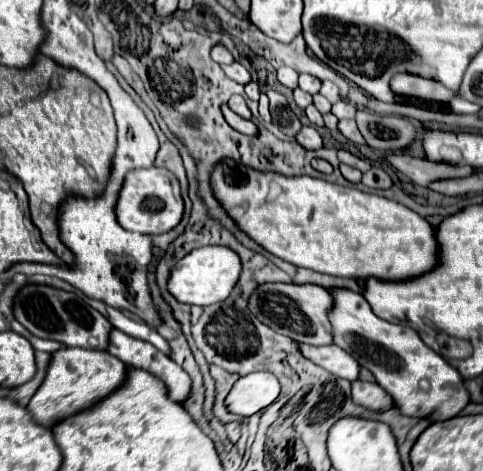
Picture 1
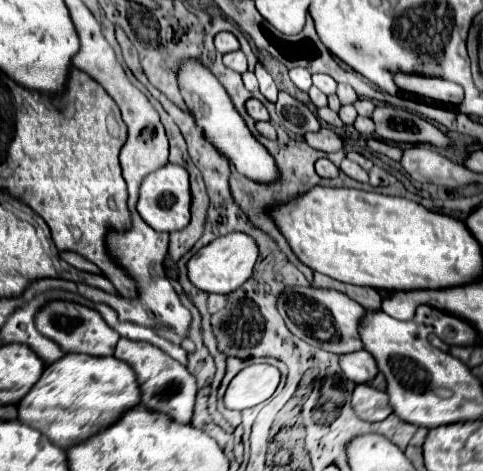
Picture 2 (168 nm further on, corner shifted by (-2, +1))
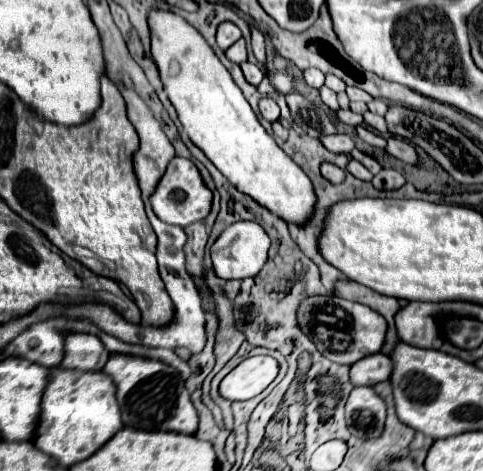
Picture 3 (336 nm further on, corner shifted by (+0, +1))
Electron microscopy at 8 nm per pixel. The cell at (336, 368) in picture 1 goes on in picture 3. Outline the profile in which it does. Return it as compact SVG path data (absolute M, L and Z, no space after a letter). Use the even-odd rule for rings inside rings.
M382 352L366 356L350 366L350 382L354 386L374 386L390 376L390 358Z

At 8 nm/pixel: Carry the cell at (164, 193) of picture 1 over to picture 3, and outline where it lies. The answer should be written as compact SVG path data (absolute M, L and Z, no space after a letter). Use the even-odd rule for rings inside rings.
M172 158L164 176L160 178L156 190L150 196L150 206L154 210L154 214L172 226L182 226L186 228L188 224L202 220L208 216L210 212L210 204L212 204L212 192L204 186L198 168L186 160L186 158Z

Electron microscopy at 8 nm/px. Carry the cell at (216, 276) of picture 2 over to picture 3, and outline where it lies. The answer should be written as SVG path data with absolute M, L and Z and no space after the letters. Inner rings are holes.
M236 222L228 226L210 248L214 274L222 280L244 280L244 278L256 276L268 258L268 248L270 248L270 238L260 224Z

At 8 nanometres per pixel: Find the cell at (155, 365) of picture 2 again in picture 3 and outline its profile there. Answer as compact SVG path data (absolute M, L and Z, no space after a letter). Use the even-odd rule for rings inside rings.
M112 352L104 366L104 372L108 376L114 376L114 382L118 384L118 402L122 408L124 426L142 430L174 430L184 434L196 432L198 414L192 406L190 392L186 390L186 384L176 368L160 360Z

